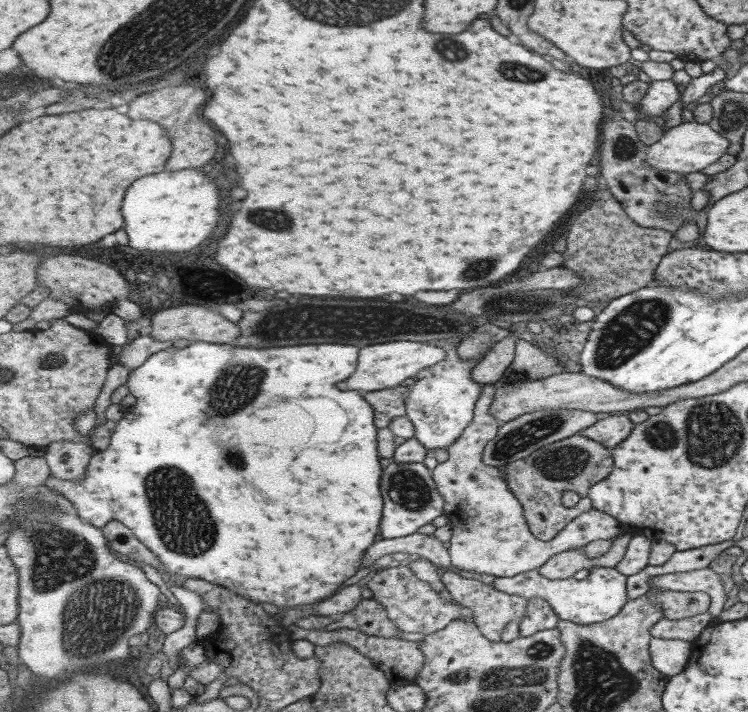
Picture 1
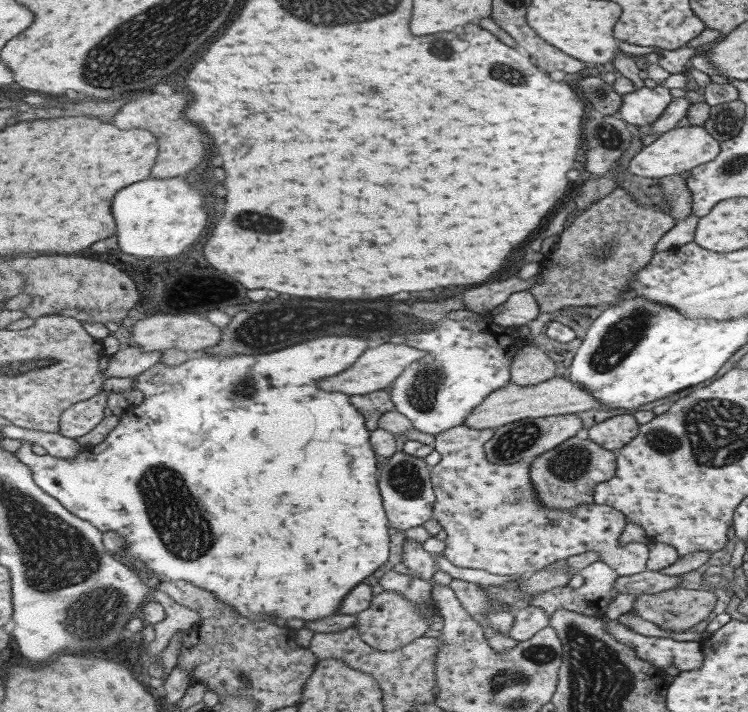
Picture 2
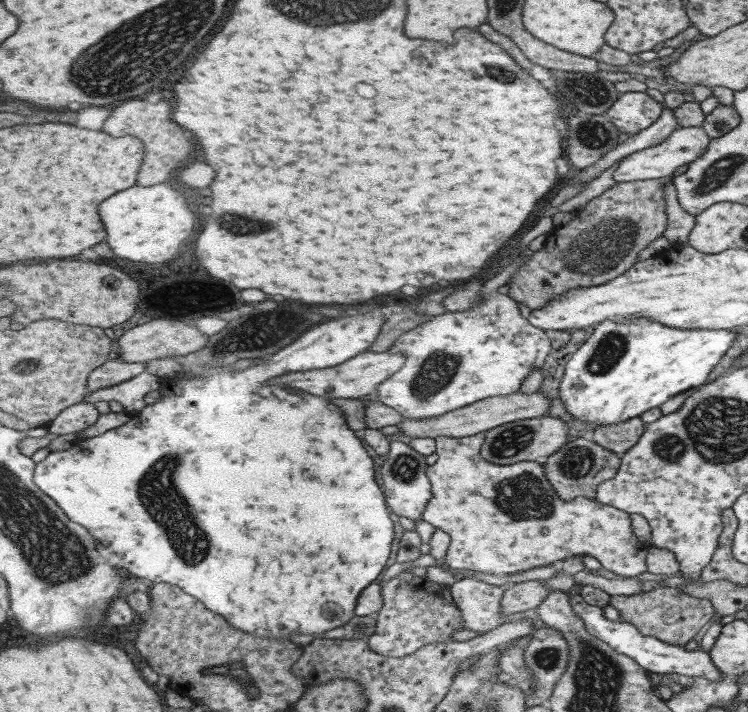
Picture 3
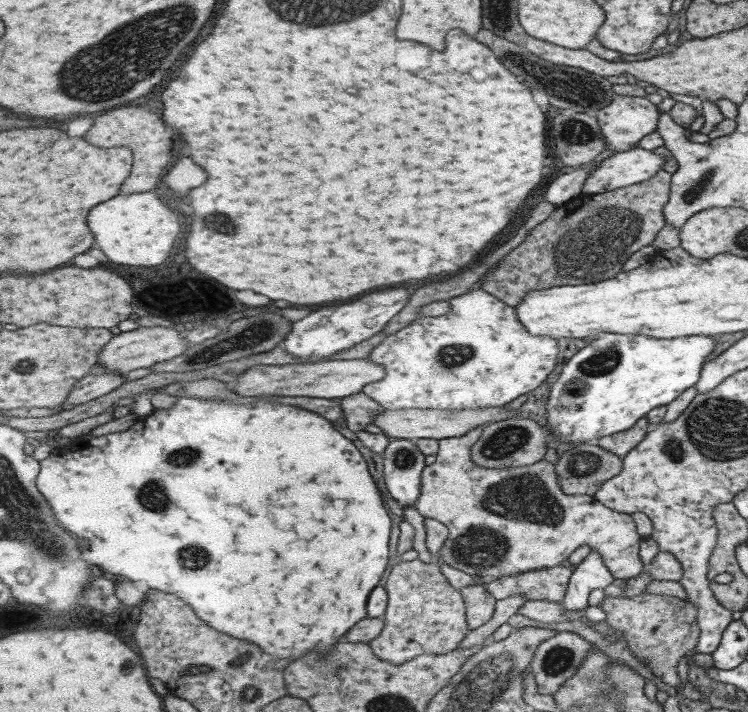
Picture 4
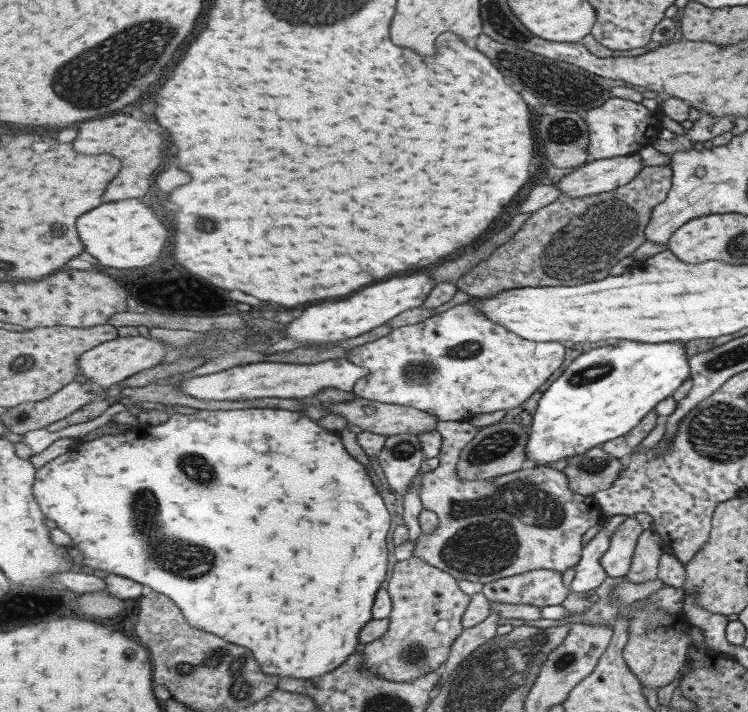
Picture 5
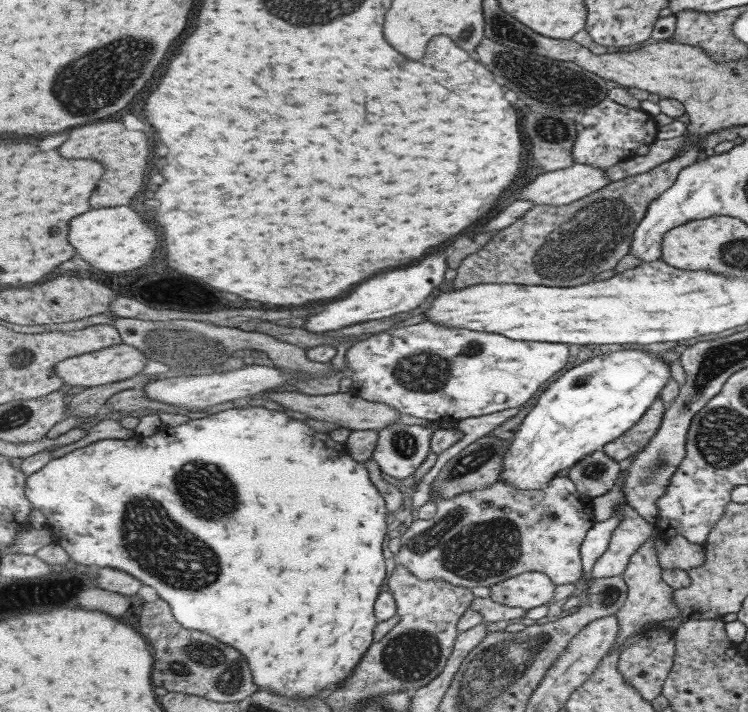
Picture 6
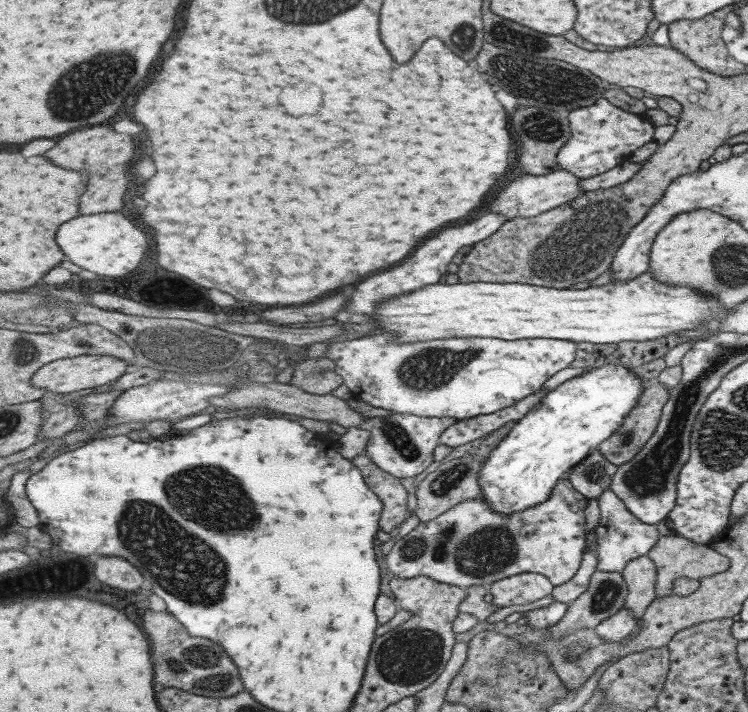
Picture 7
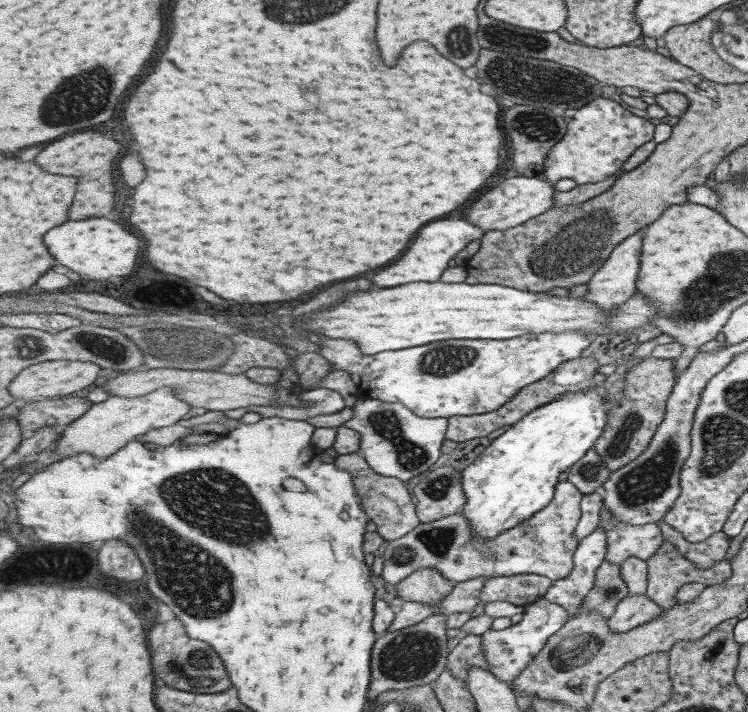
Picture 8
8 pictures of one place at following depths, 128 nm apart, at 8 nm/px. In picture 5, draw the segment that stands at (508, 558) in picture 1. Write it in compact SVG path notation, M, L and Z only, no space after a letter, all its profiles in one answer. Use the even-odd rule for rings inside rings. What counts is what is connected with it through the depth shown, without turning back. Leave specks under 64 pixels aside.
M441 421L436 428L444 438L440 463L435 470L423 475L419 489L425 510L437 515L436 534L423 535L414 548L413 556L437 566L454 575L458 580L470 580L489 584L526 573L532 570L547 569L567 572L576 568L582 560L583 536L593 526L607 524L607 516L594 496L583 496L570 488L570 480L564 471L547 466L530 466L493 479L465 481L459 477L458 462L462 450L479 434L479 428L465 421ZM632 516L617 525L613 535L609 537L607 552L601 558L601 566L605 568L607 576L619 578L628 573L630 559L641 534L641 526L637 524L637 520Z

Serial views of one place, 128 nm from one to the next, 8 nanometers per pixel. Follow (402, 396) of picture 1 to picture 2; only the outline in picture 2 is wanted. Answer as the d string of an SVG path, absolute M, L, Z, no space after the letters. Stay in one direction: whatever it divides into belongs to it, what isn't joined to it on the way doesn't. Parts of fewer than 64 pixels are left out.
M389 390L355 395L351 398L351 401L353 401L354 405L366 415L366 425L371 431L381 428L383 413L389 413L396 409L393 395Z

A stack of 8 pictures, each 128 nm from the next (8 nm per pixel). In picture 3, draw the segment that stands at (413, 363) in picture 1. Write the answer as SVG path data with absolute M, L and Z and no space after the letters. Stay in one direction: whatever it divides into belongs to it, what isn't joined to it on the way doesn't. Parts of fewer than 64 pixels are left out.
M363 352L350 361L342 365L329 367L326 369L315 369L309 372L287 373L279 382L287 382L291 388L299 388L305 392L311 392L315 396L329 396L334 400L340 398L368 398L372 397L378 386L385 382L389 377L393 377L398 370L406 364L407 357L404 354L394 352Z

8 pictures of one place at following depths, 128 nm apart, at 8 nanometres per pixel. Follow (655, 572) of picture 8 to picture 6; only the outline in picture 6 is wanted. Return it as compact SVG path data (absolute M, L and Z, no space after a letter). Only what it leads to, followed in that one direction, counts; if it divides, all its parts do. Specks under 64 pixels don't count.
M656 536L655 548L658 552L661 570L679 569L687 571L696 566L701 566L704 562L702 546L690 544L681 537L661 540Z

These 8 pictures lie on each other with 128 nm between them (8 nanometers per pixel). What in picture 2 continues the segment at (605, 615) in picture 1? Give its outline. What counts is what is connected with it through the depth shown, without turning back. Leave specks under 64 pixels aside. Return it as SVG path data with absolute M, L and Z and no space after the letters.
M597 561L593 565L585 567L582 571L584 577L584 583L581 587L571 588L568 585L562 585L549 592L543 592L542 594L534 594L531 596L530 604L533 607L538 607L551 616L557 612L557 610L571 610L571 612L579 612L583 616L603 617L607 614L607 604L611 602L618 592L614 589L613 581L618 577L618 574L612 568L607 566L606 562Z

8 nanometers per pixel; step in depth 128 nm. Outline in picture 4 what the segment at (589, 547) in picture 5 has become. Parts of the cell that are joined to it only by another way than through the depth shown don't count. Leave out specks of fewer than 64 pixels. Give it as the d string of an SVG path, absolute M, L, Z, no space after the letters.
M592 550L575 566L563 605L569 611L581 611L589 606L589 594L593 590L607 588L614 578L605 566L603 558Z

